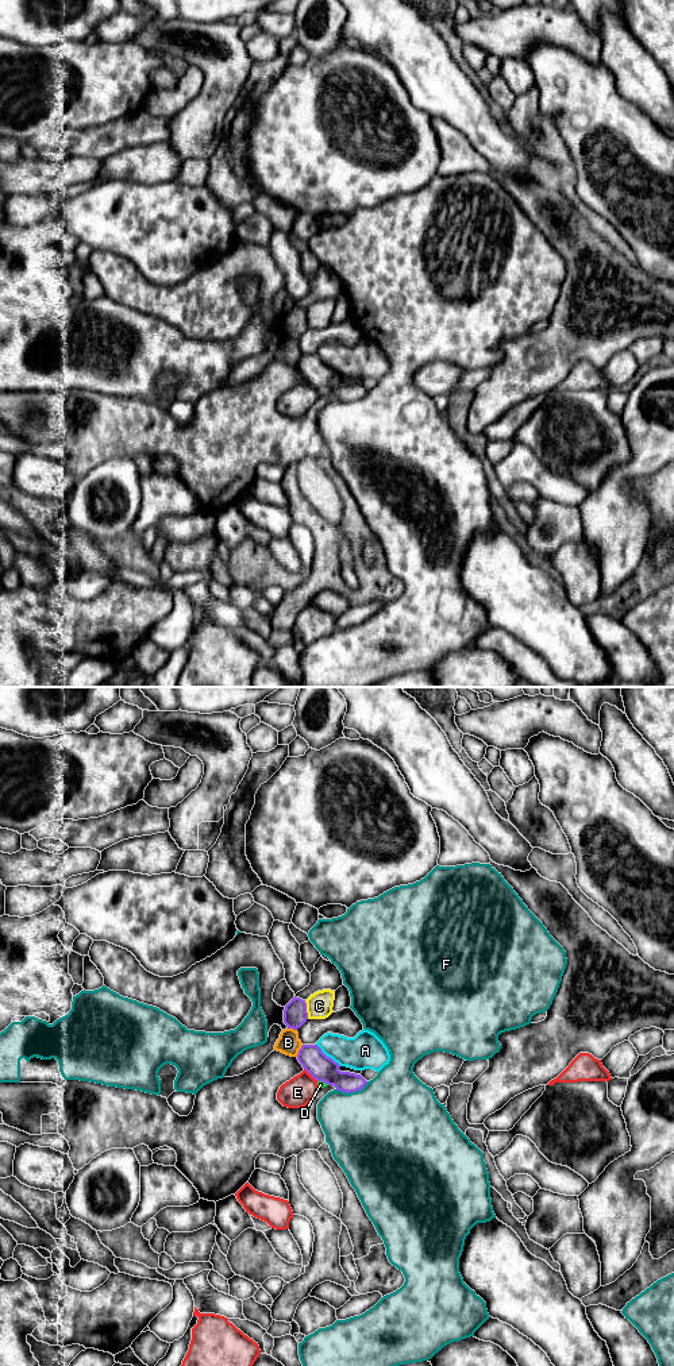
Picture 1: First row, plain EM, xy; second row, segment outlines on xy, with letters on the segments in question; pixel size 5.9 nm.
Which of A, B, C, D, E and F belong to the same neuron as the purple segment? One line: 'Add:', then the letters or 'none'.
Add: D

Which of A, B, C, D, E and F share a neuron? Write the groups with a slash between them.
A / B C / D / E / F

